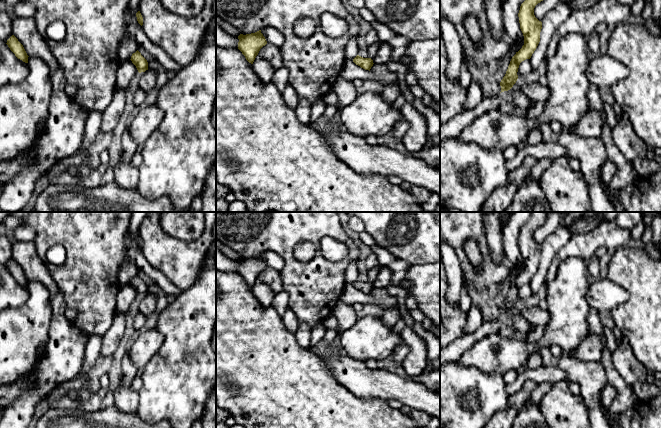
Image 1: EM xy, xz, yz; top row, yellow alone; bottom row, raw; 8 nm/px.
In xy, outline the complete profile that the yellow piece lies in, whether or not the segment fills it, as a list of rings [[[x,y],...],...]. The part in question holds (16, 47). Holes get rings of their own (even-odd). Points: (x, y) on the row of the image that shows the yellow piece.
[[[12,35],[7,40],[6,44],[18,59],[22,60],[25,63],[28,63],[29,56],[27,55],[23,45],[18,41],[18,39],[14,35]]]

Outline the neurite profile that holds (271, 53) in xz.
[[[267,43],[260,49],[258,55],[267,60],[271,64],[273,70],[279,69],[283,66],[280,48],[273,44]]]

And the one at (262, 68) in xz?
[[[257,55],[252,65],[256,76],[263,84],[267,84],[271,82],[271,78],[274,70],[271,64],[267,60]]]

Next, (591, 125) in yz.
[[[589,110],[572,129],[573,133],[585,138],[600,137],[603,130],[603,118],[600,111]]]

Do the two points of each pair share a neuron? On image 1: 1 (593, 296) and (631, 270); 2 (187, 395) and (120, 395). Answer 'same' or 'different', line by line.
1: different
2: different

